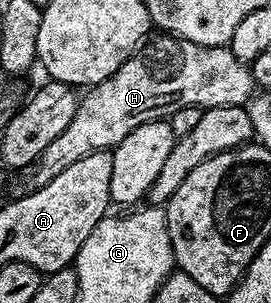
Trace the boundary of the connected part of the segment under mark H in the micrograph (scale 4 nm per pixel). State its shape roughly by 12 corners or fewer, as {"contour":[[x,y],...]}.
{"contour":[[156,33],[80,95],[17,196],[180,107],[245,106],[231,46]]}

